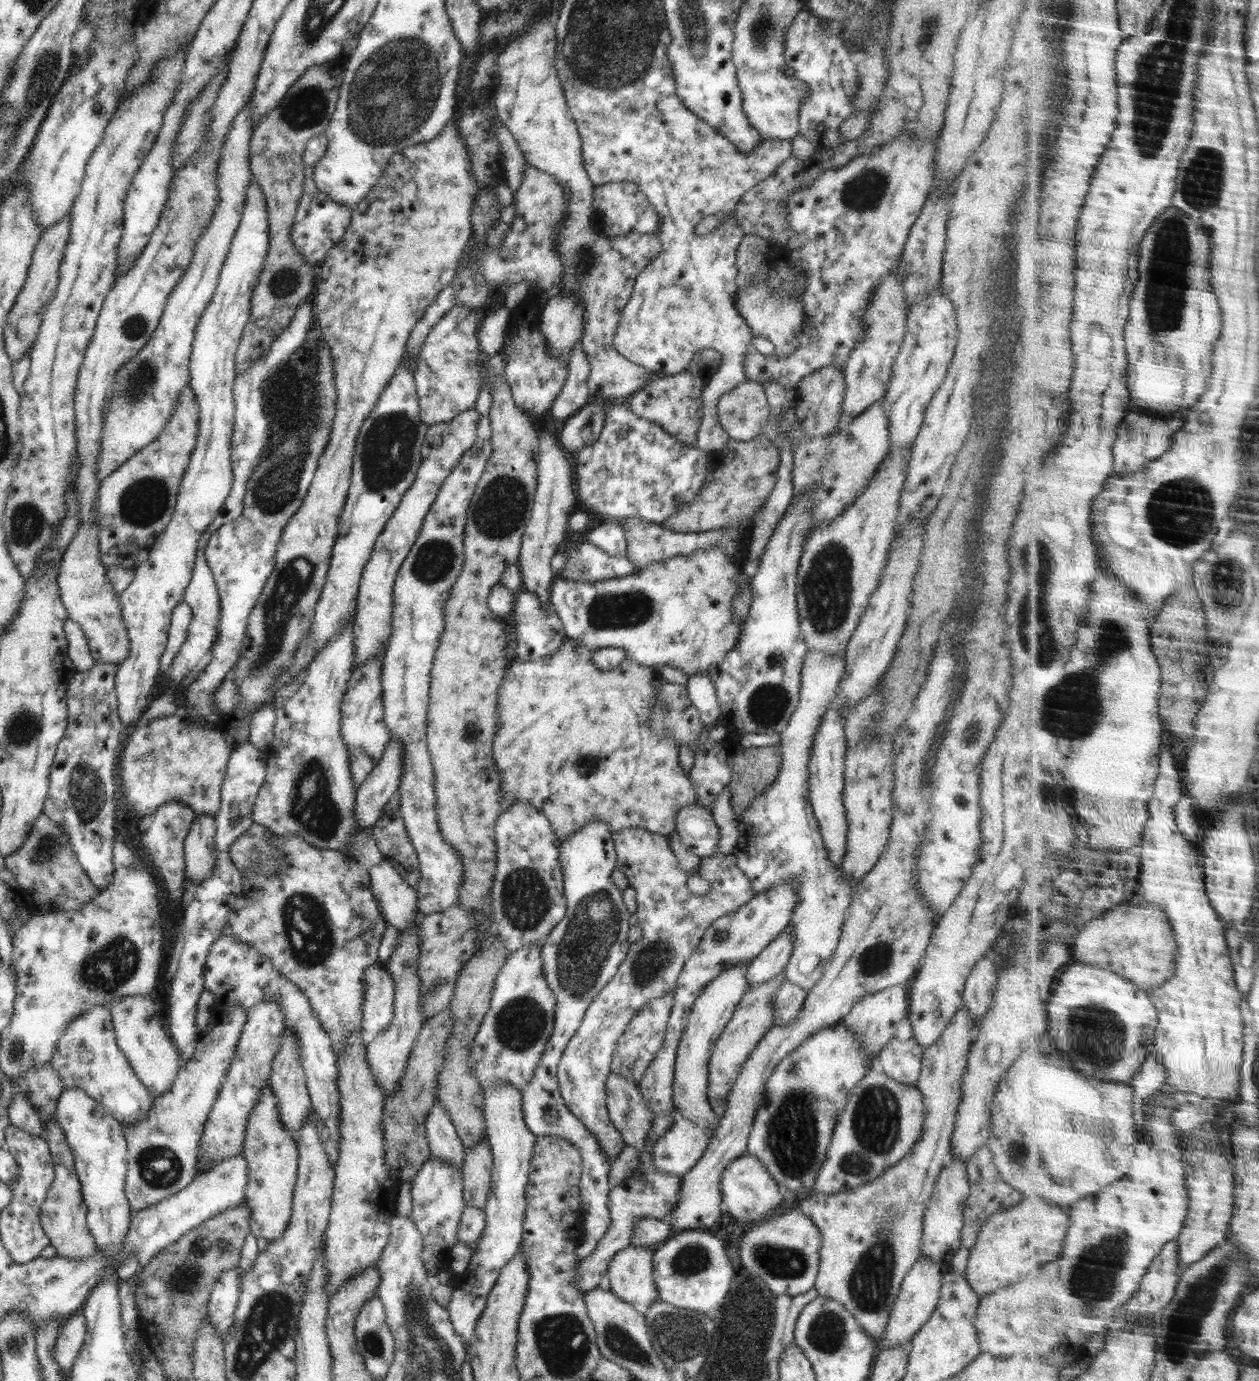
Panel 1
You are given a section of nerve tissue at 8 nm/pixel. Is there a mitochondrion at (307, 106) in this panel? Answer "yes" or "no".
yes

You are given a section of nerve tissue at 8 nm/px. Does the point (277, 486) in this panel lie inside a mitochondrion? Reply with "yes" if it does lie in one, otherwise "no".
yes

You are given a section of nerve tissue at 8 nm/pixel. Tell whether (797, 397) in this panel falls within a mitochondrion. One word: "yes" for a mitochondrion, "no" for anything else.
no

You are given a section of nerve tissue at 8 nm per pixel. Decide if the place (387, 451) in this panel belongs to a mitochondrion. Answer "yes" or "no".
yes

